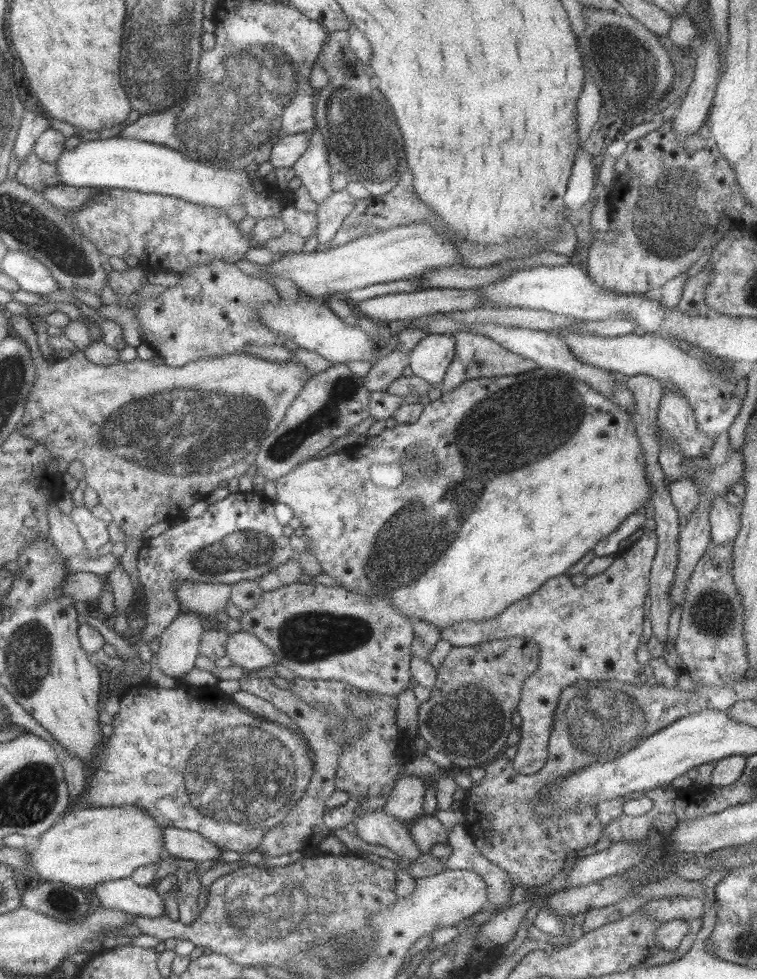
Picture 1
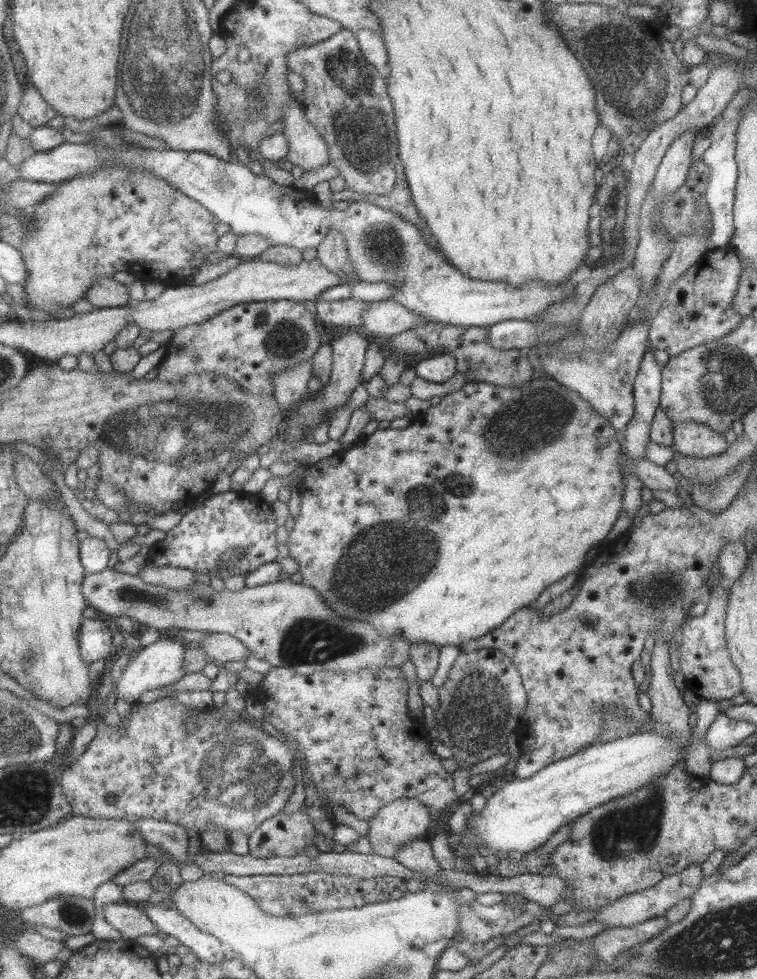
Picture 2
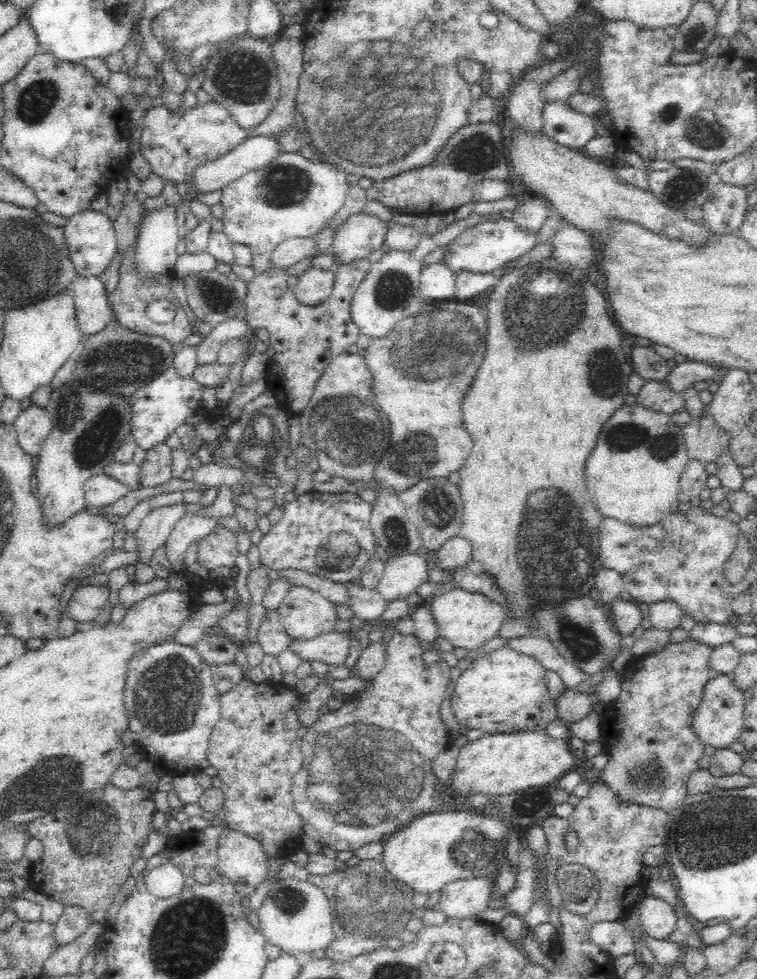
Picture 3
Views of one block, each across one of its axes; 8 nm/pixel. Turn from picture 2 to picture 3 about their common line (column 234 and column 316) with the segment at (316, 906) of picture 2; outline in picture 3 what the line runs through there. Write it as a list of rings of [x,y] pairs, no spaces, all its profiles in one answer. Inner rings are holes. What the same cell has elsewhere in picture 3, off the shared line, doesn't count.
[[[362,860],[345,870],[334,869],[326,876],[309,874],[307,881],[324,891],[330,902],[334,940],[326,948],[326,957],[346,963],[358,955],[384,948],[386,940],[399,938],[413,919],[415,890],[398,880],[382,860]]]

